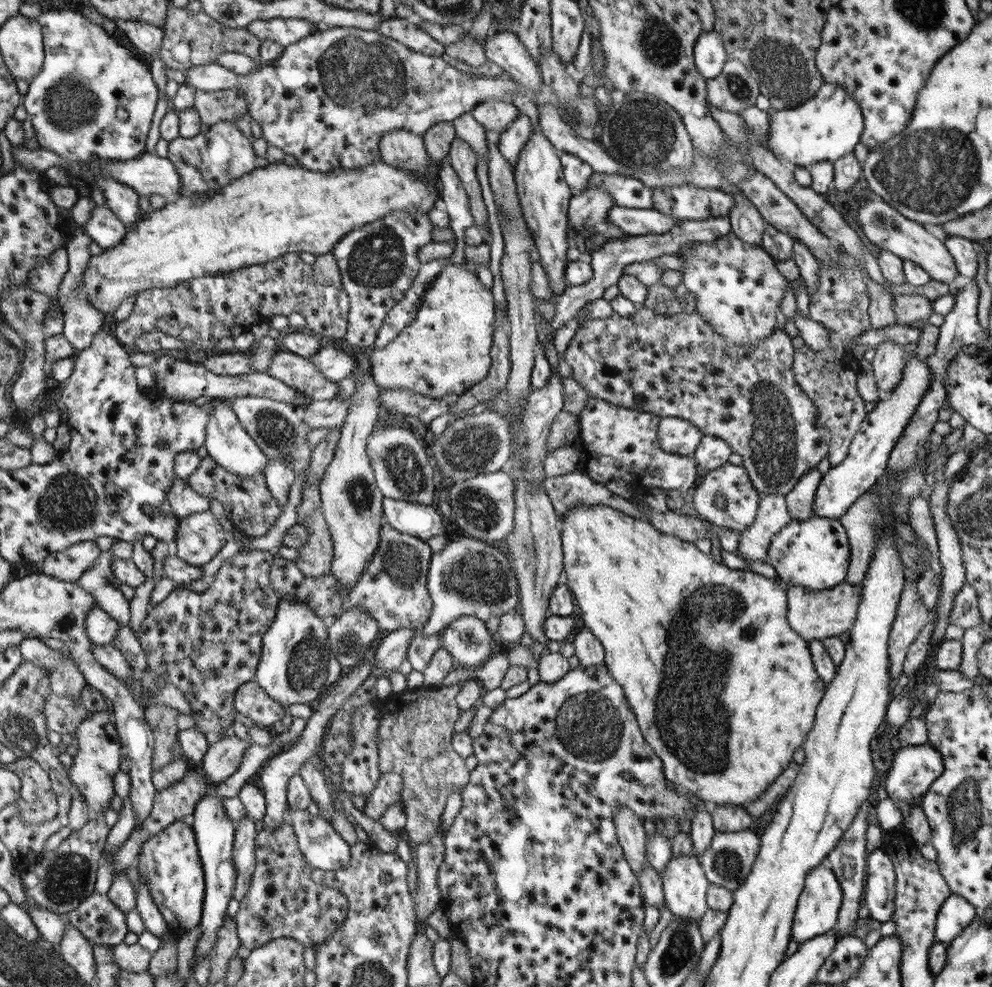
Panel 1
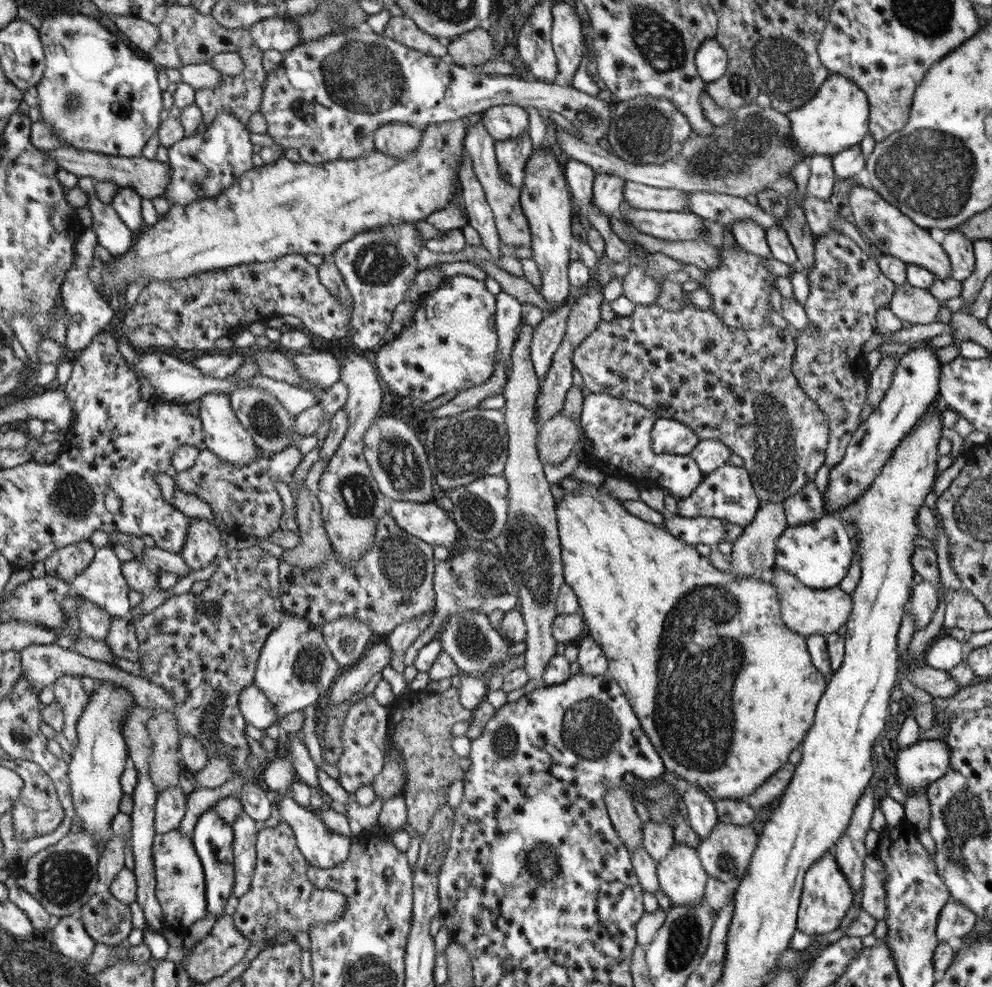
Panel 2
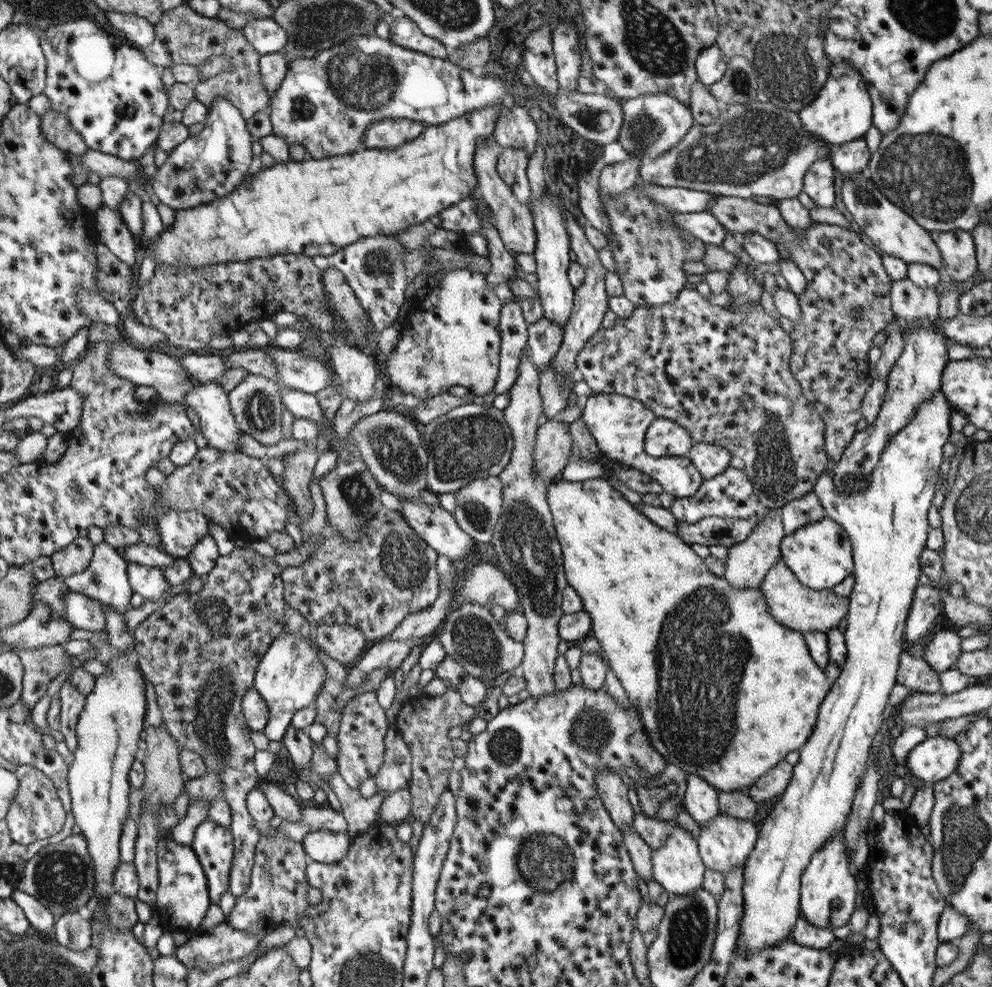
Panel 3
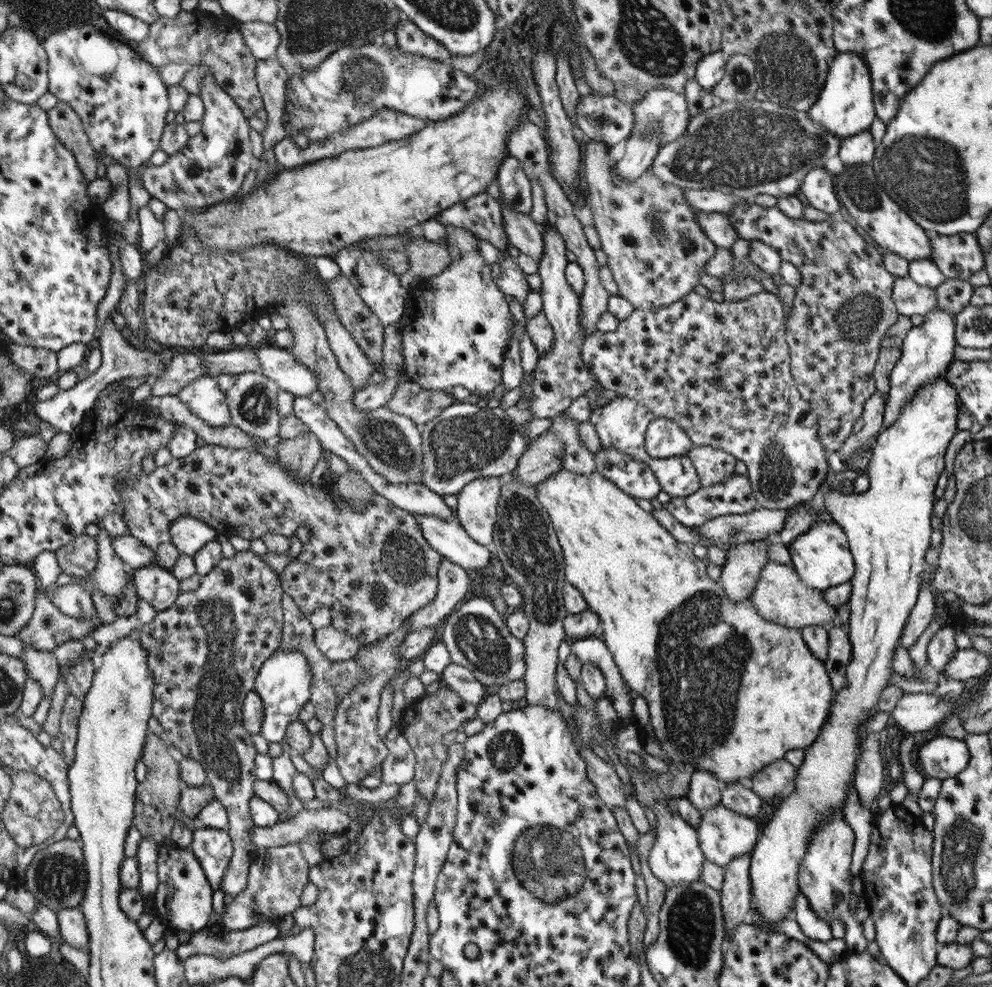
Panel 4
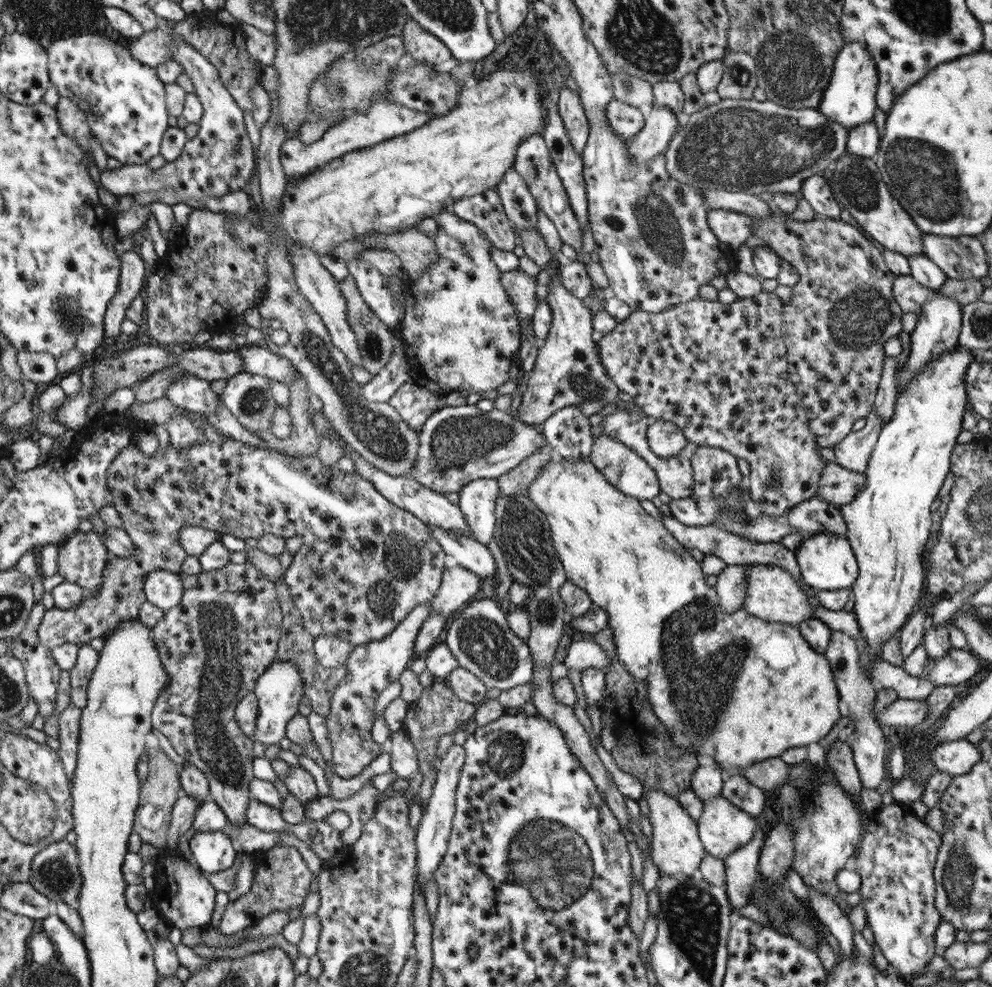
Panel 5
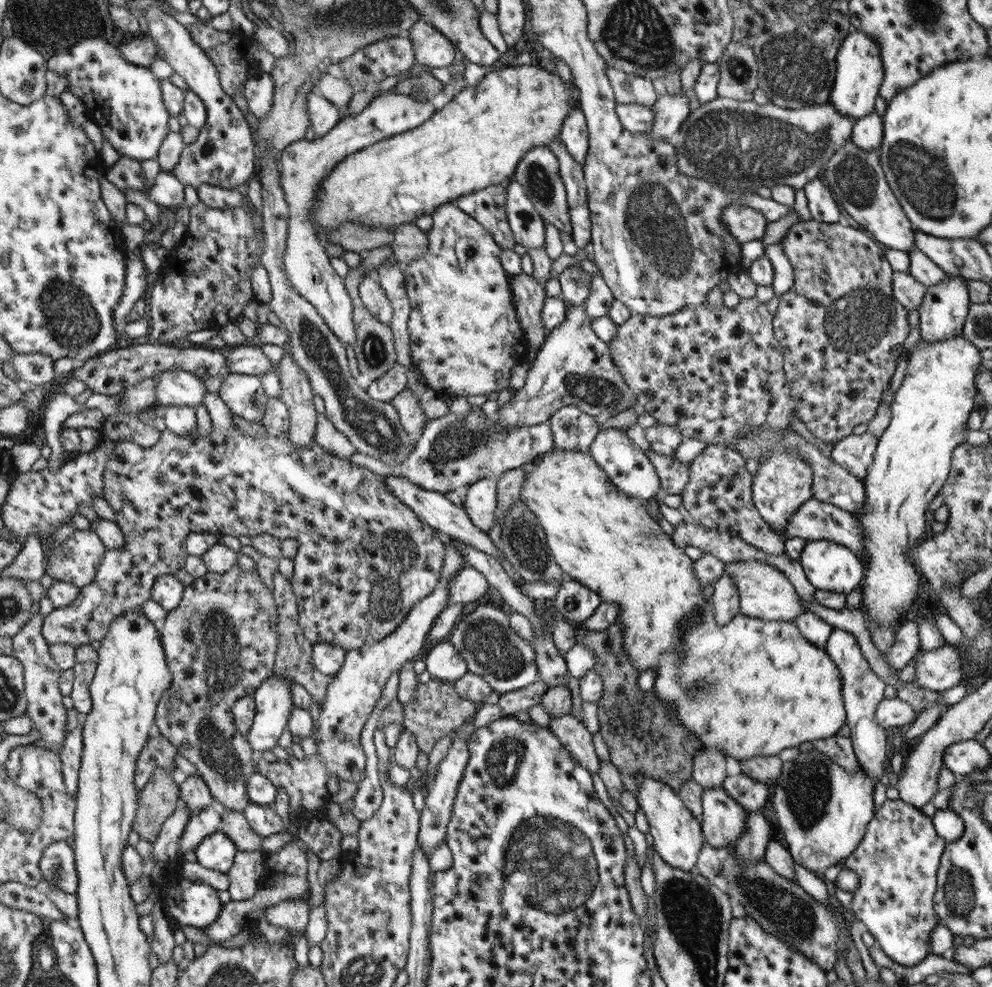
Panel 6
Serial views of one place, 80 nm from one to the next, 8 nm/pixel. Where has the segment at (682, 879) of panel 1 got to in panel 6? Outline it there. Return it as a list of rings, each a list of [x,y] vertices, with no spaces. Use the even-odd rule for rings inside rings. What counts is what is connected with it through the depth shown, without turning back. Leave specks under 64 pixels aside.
[[[636,774],[632,777],[639,787],[636,796],[639,807],[644,810],[649,822],[649,832],[653,838],[651,847],[672,868],[679,868],[684,872],[694,871],[697,856],[704,844],[700,821],[684,806],[679,793],[674,792],[672,787],[644,775]]]

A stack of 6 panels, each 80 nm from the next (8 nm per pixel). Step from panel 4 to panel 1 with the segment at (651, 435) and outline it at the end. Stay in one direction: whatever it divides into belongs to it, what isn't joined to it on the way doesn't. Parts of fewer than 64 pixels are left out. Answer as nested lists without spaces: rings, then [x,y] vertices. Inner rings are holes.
[[[661,417],[657,442],[664,452],[692,456],[703,438],[701,430],[678,417]]]

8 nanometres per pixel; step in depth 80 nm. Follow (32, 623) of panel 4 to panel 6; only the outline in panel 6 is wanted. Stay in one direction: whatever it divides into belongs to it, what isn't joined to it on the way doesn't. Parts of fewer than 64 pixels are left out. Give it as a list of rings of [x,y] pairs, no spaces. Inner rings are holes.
[[[212,423],[212,432],[207,437],[198,434],[197,428],[188,432],[188,435],[180,437],[174,431],[167,428],[162,432],[159,442],[152,448],[142,448],[134,442],[118,441],[110,460],[107,462],[106,472],[103,474],[103,498],[106,499],[115,512],[115,522],[121,528],[125,536],[126,544],[120,548],[106,548],[102,562],[98,565],[95,579],[81,588],[76,600],[67,607],[54,609],[45,616],[41,628],[42,637],[50,646],[52,644],[71,644],[72,647],[89,645],[95,640],[102,640],[108,635],[111,622],[131,610],[137,610],[150,598],[150,588],[160,576],[178,572],[186,564],[187,549],[186,538],[190,533],[209,532],[215,535],[229,534],[230,536],[253,537],[262,532],[278,537],[280,540],[295,538],[299,542],[299,549],[294,558],[294,571],[291,585],[297,600],[297,611],[299,614],[299,627],[302,636],[308,639],[311,645],[328,642],[334,646],[342,646],[342,650],[361,649],[368,642],[380,642],[384,638],[395,633],[396,628],[407,618],[416,604],[435,592],[436,585],[439,584],[442,564],[445,563],[444,544],[438,538],[438,532],[434,532],[434,527],[428,526],[408,507],[402,499],[394,496],[391,490],[387,489],[383,481],[384,475],[378,475],[374,471],[368,470],[364,466],[351,464],[348,458],[338,458],[326,452],[315,441],[308,447],[296,447],[290,435],[284,432],[282,435],[261,435],[251,438],[239,432],[235,426],[233,430],[215,430]]]

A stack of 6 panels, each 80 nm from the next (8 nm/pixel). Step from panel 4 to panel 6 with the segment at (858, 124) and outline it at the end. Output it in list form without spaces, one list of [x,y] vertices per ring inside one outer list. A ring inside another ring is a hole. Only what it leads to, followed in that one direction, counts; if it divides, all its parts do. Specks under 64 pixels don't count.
[[[851,28],[837,52],[836,74],[829,103],[840,113],[854,121],[870,114],[884,80],[884,67],[877,42],[863,30]]]

